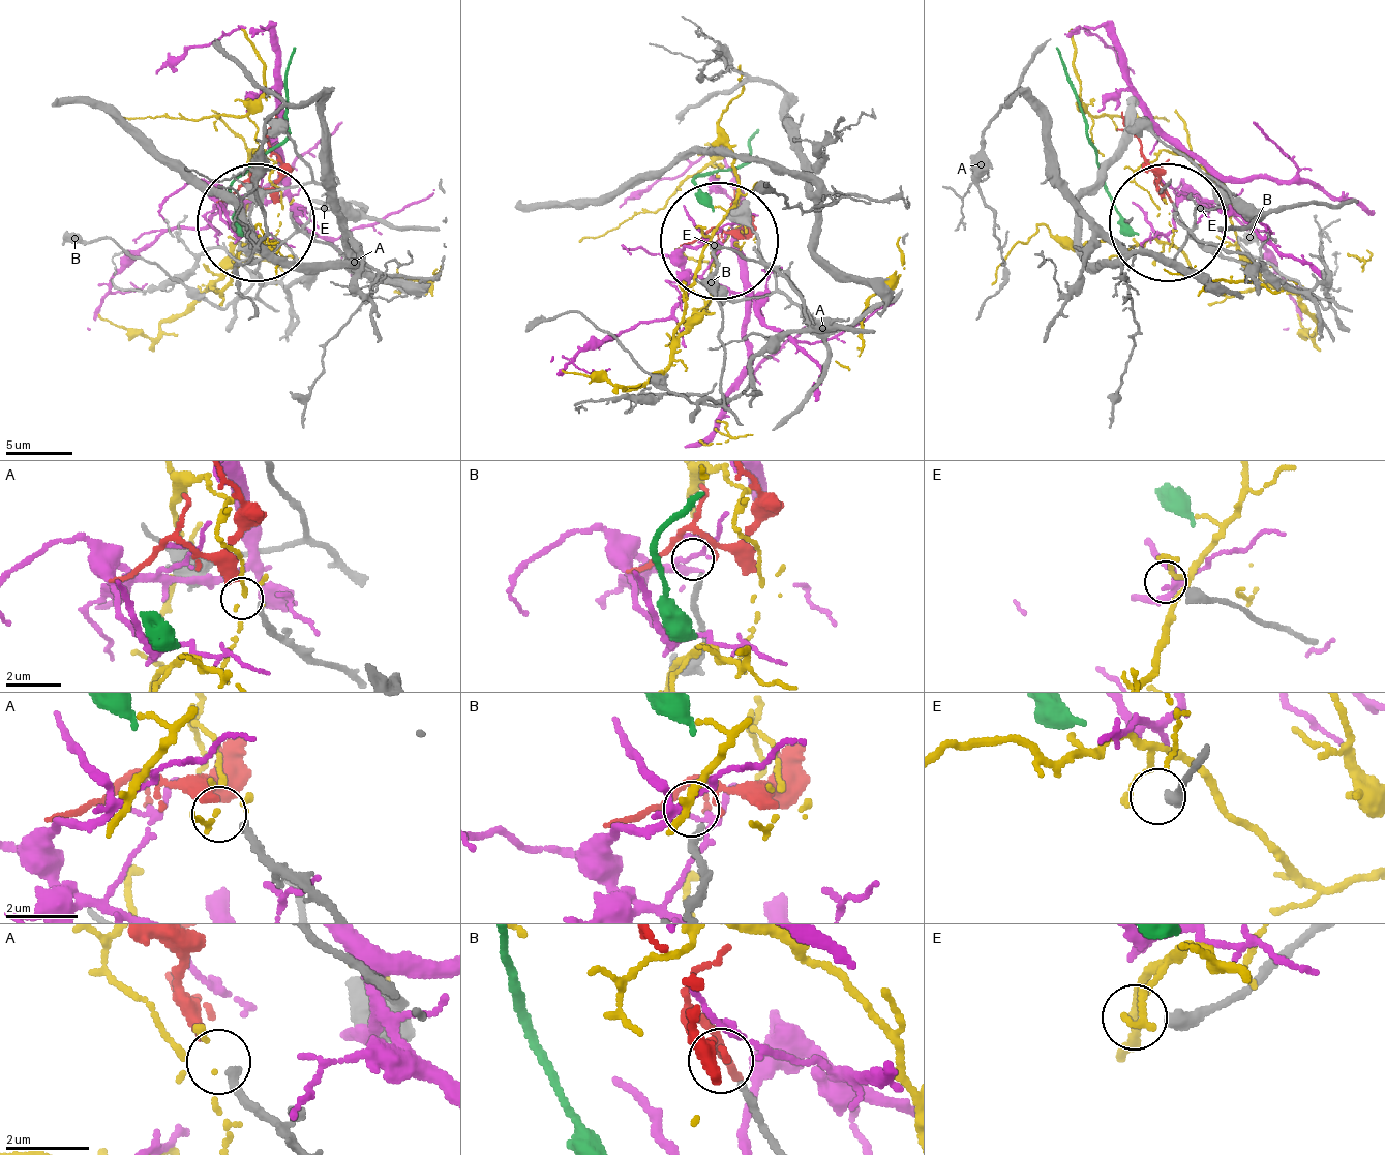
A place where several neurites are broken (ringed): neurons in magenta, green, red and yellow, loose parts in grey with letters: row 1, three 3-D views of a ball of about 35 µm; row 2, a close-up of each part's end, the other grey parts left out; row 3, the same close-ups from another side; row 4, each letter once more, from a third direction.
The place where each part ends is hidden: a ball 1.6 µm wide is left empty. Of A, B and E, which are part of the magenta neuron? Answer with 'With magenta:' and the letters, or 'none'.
With magenta: none

